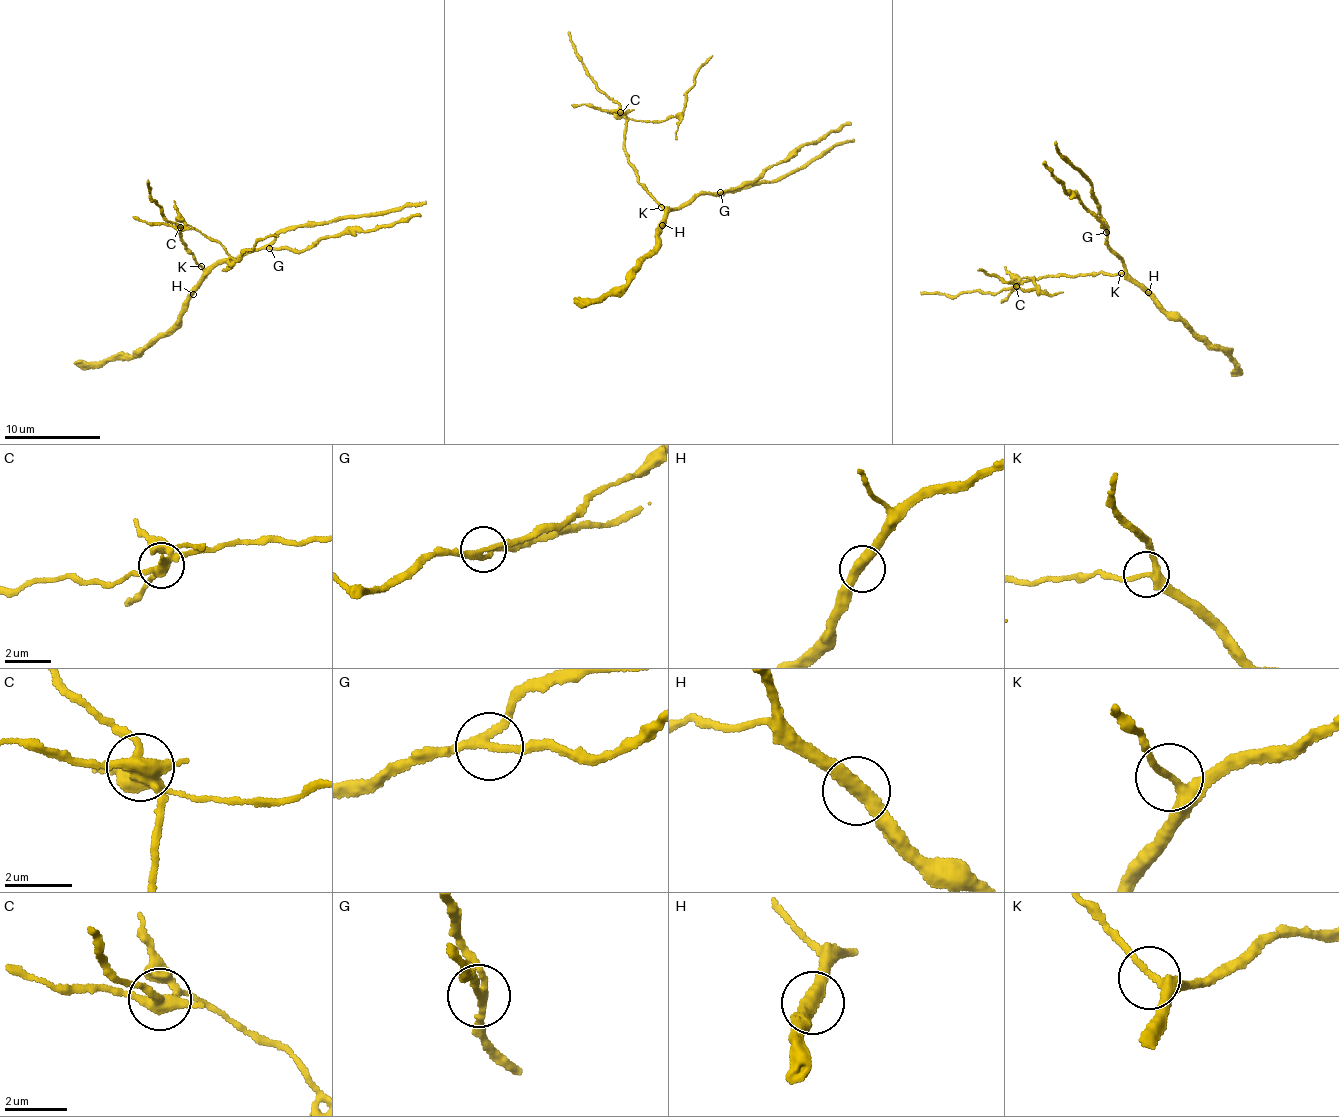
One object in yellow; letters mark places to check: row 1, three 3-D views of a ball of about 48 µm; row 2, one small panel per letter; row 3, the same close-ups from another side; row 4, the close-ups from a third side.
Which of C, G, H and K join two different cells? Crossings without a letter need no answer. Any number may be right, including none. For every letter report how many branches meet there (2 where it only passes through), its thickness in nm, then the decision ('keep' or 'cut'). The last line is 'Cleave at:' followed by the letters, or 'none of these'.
C: 6 | 360 nm | cut
G: 3 | 200 nm | cut
H: 2 | 400 nm | keep
K: 3 | 240 nm | keep
Cleave at: C, G

